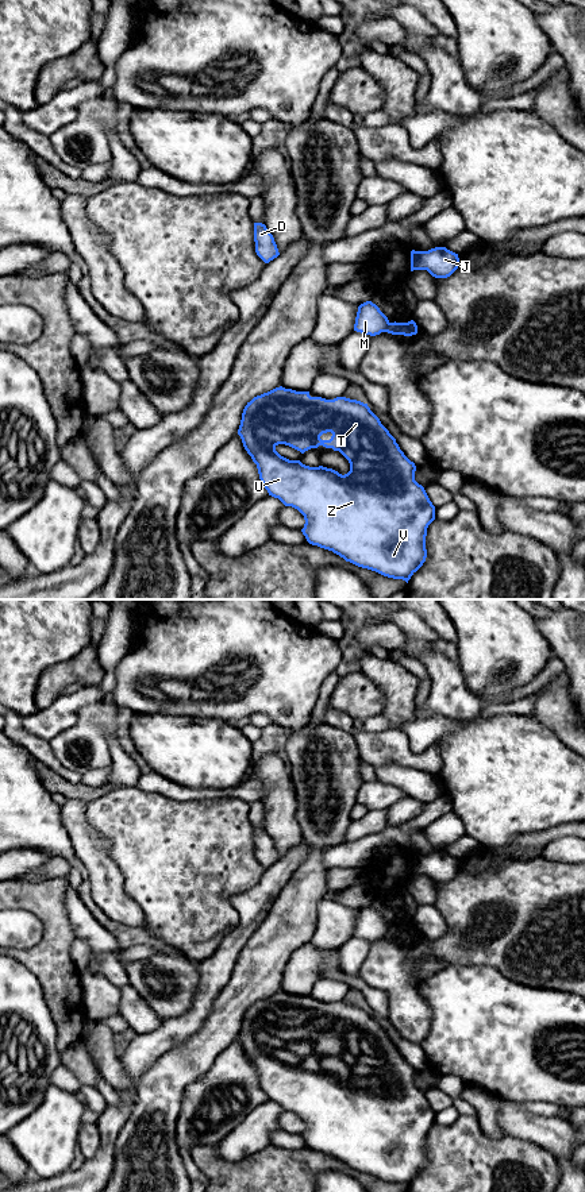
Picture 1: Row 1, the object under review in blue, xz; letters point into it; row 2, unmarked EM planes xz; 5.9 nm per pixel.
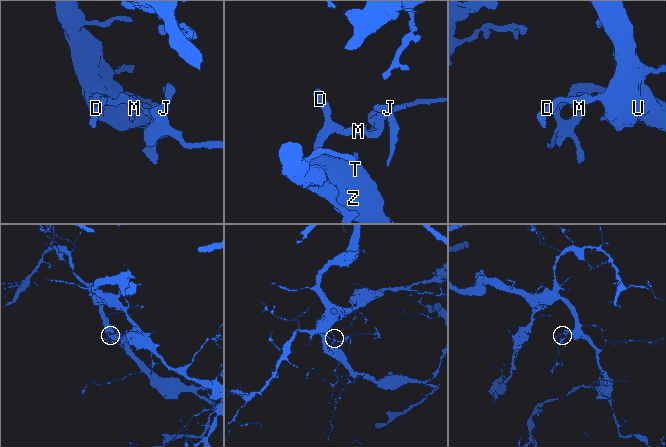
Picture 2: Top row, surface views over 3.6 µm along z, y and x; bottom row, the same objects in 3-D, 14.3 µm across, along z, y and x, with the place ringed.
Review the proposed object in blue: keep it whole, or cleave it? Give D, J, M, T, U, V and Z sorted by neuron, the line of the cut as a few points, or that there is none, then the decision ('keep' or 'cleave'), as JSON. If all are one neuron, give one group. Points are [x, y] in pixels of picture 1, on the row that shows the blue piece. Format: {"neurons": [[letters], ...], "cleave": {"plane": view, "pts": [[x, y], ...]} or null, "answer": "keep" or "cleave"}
{"neurons": [["D", "M", "T", "U", "V", "Z"], ["J"]], "cleave": {"plane": "xz", "pts": [[391, 323], [384, 331]]}, "answer": "cleave"}

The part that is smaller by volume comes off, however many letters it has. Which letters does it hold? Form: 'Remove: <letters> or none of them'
Remove: J

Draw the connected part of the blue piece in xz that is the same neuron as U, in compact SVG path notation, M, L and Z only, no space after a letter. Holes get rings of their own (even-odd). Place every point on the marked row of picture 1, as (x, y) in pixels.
M280 386L247 402L238 435L257 464L259 479L269 495L278 498L285 506L297 509L304 516L305 524L301 532L309 544L332 551L358 567L388 578L403 579L407 583L423 566L427 558L427 528L435 520L435 506L424 487L415 481L415 463L404 455L396 439L367 404L346 397L334 400L311 397L309 391ZM278 444L289 445L301 454L319 445L332 448L349 460L350 471L342 475L323 466L309 467L300 460L289 460L276 451Z

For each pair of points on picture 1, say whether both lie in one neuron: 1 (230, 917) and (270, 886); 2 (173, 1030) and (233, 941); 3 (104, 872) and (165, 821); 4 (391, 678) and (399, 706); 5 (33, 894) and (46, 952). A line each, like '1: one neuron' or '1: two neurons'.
1: two neurons
2: one neuron
3: two neurons
4: one neuron
5: one neuron

